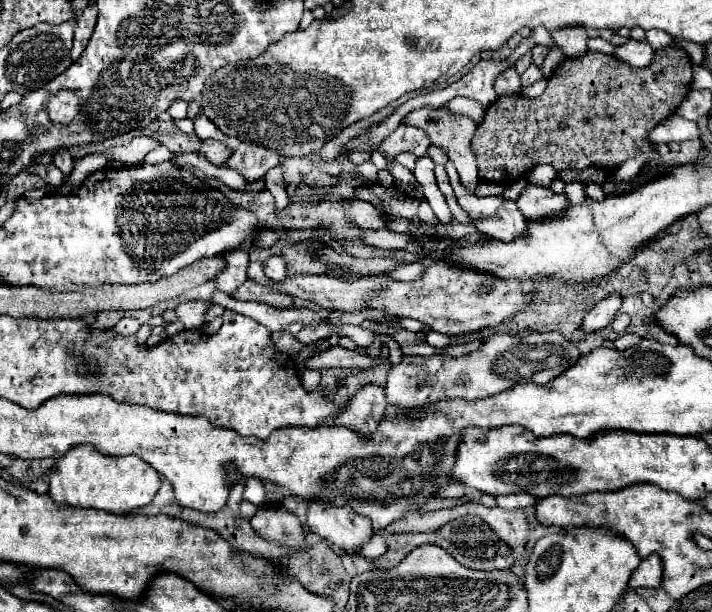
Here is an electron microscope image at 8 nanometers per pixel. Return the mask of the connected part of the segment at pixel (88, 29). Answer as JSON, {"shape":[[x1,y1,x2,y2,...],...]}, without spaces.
{"shape":[[88,4,86,10,78,16,76,20,76,28,74,28,74,46,72,46,72,60,78,60,80,54,84,52,94,26,96,26,96,18,98,18,98,8,96,4]]}

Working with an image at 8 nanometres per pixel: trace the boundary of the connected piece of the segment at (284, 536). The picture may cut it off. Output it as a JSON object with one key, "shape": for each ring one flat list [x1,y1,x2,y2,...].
{"shape":[[268,506,266,510,260,510,250,520,250,524,256,534,268,542,276,542,282,546,304,544,304,526,294,512,288,512,282,506]]}

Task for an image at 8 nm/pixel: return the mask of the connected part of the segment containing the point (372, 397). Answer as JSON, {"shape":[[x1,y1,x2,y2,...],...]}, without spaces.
{"shape":[[364,386,350,398,342,414,336,416,336,424,358,430,360,434,372,434,386,414,386,398,380,386]]}

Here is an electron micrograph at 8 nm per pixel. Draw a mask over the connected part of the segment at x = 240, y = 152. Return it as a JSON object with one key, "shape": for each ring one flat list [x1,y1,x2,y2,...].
{"shape":[[240,142,236,152,224,162,226,168,238,170,246,182,256,182,266,176,270,168,280,162,280,154,274,150,266,150,256,144]]}

